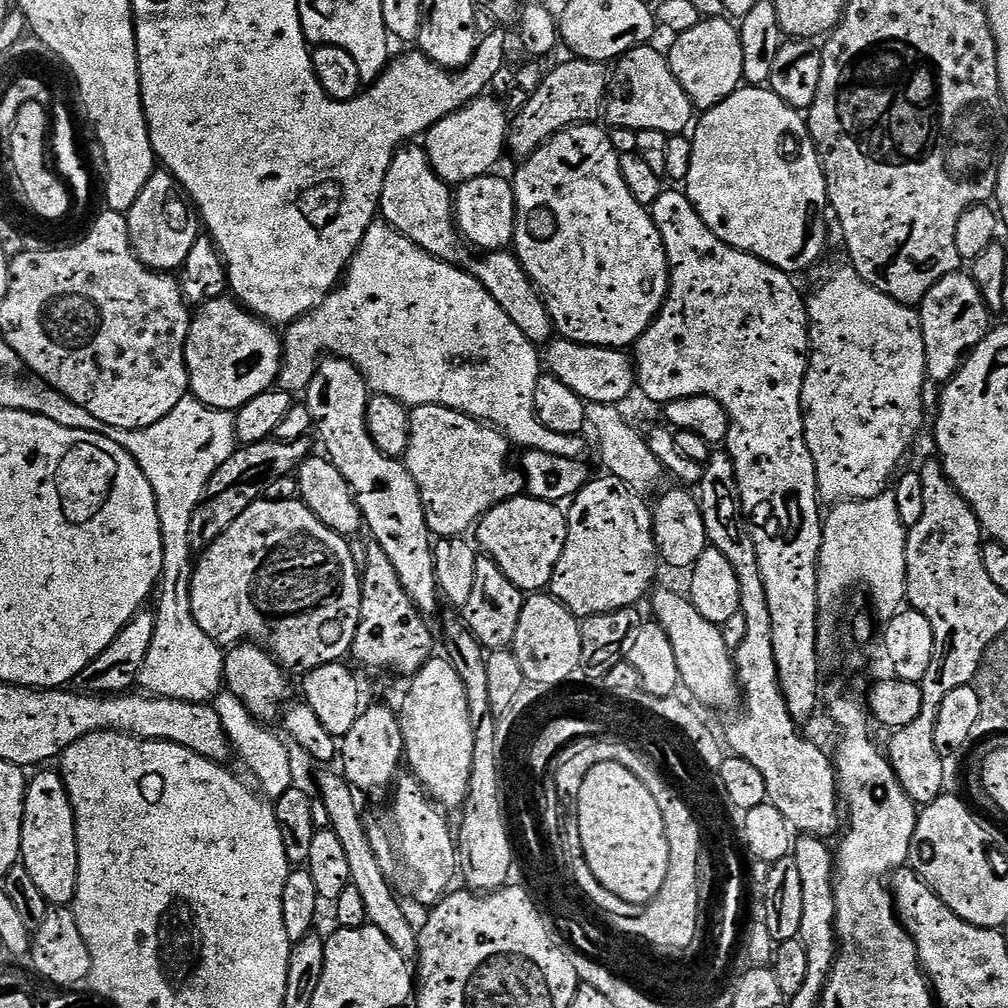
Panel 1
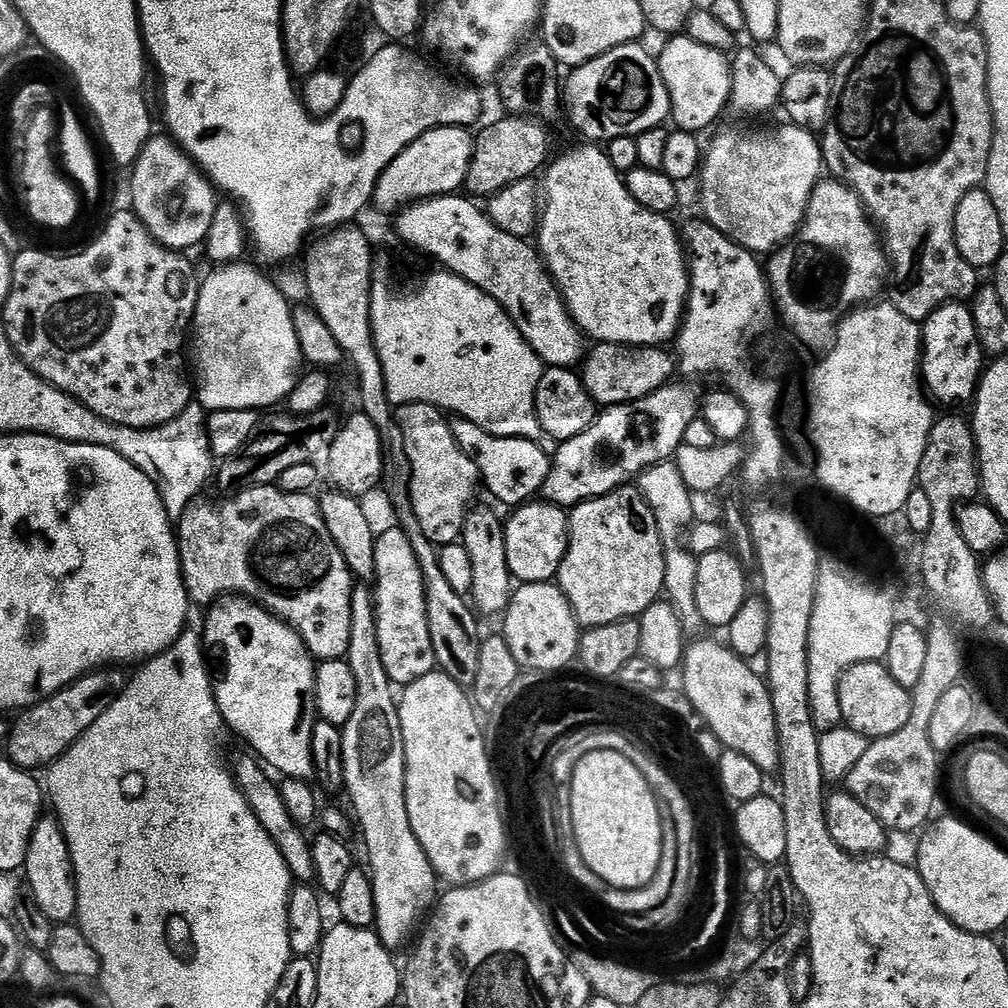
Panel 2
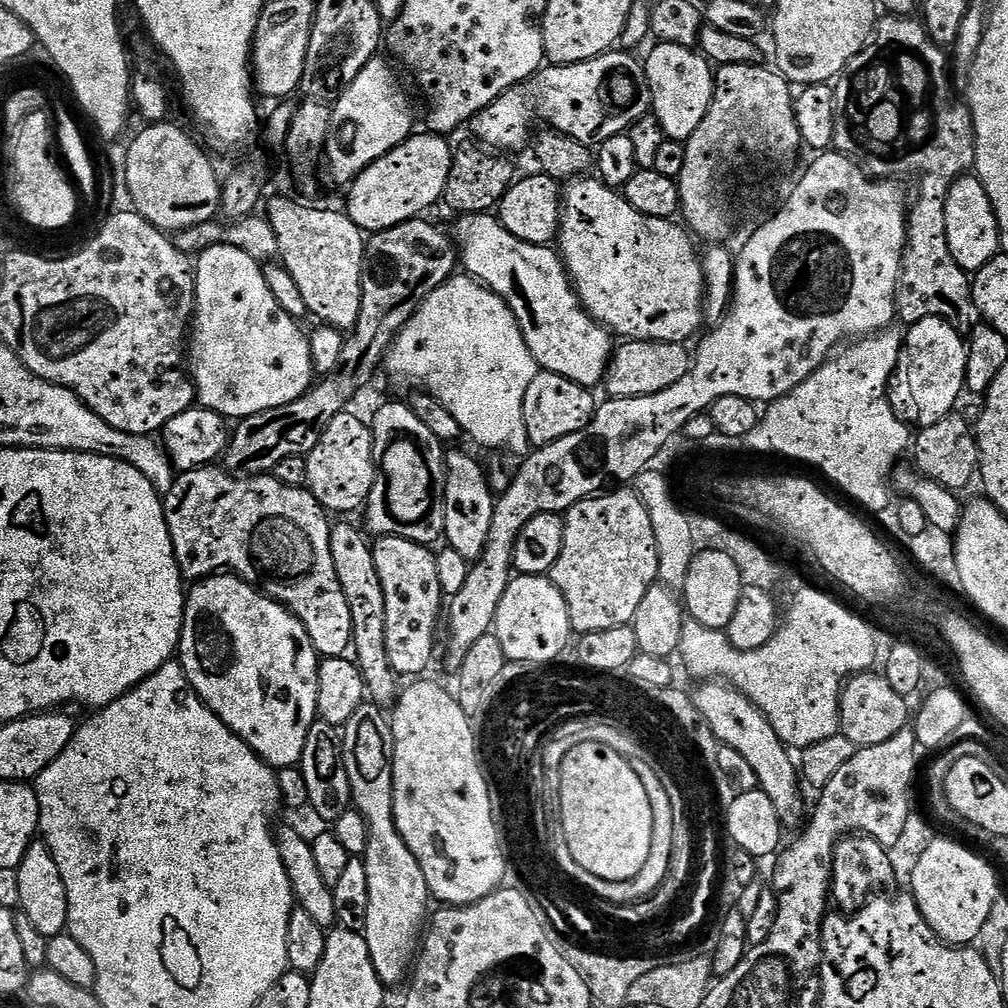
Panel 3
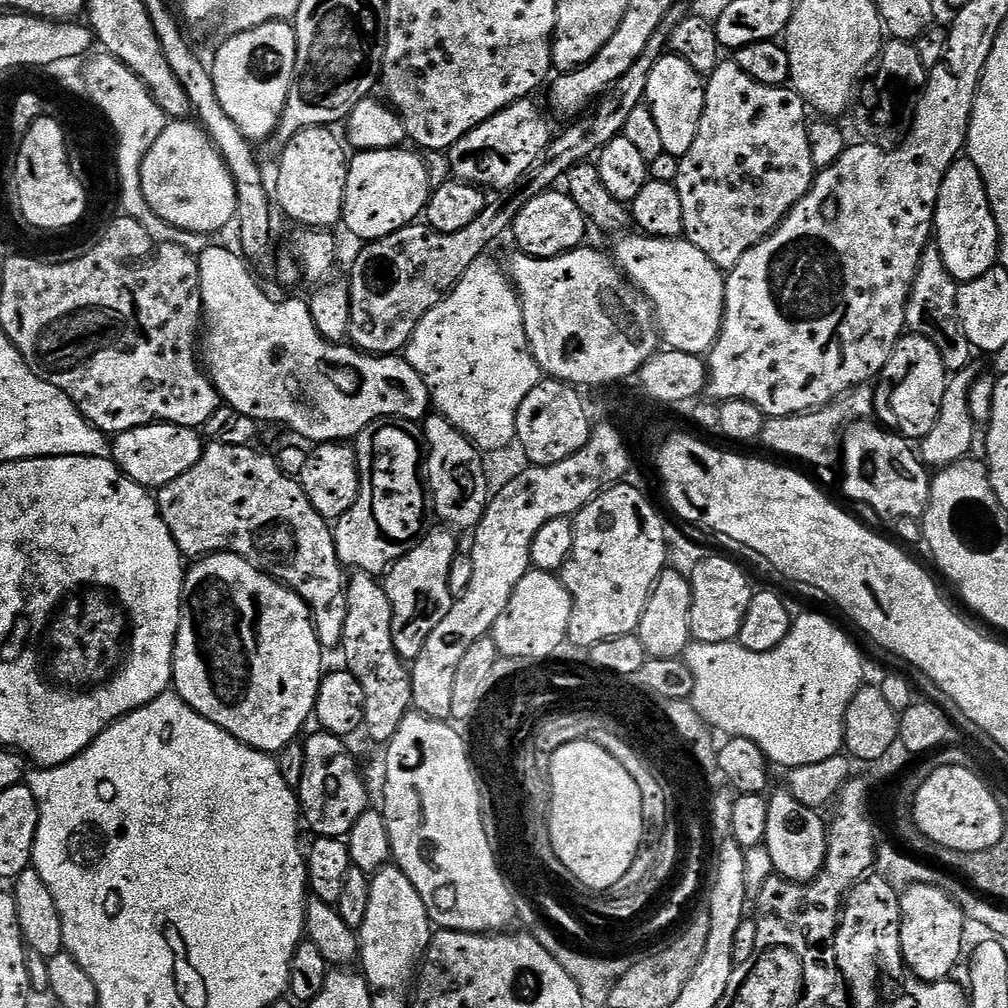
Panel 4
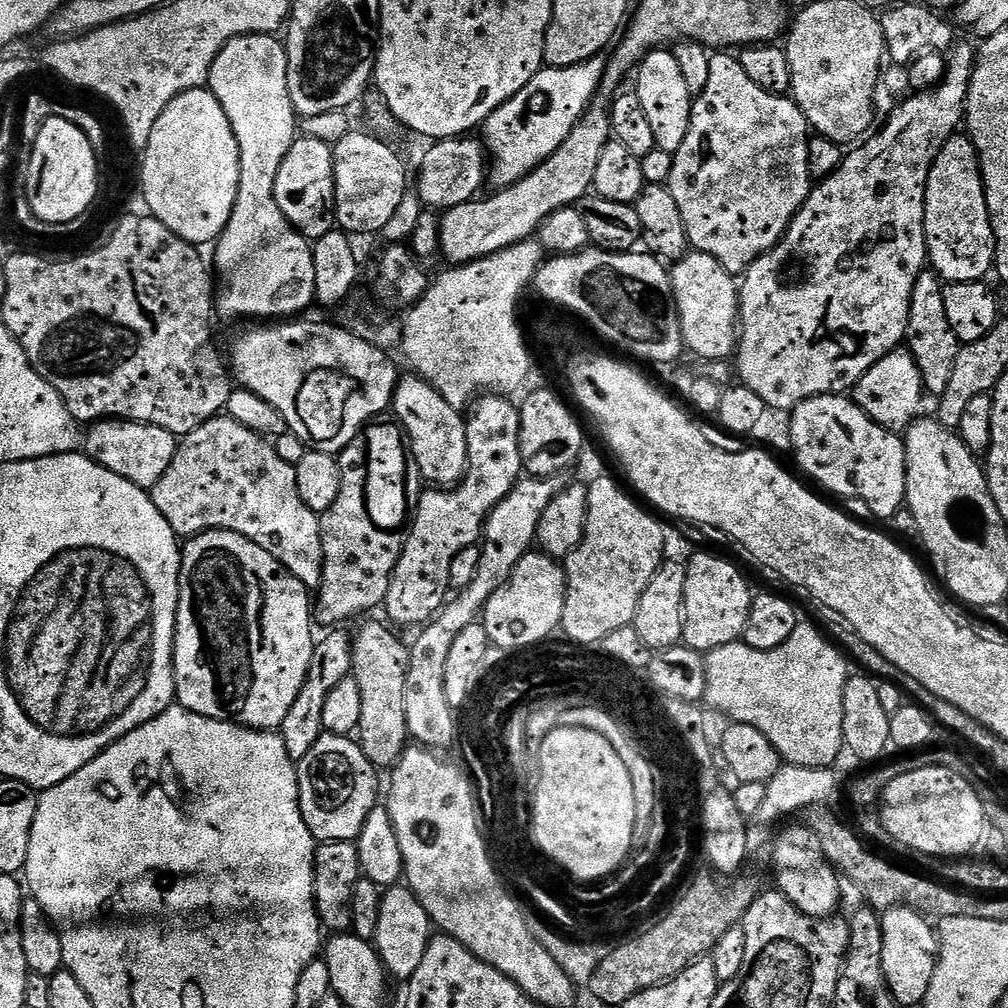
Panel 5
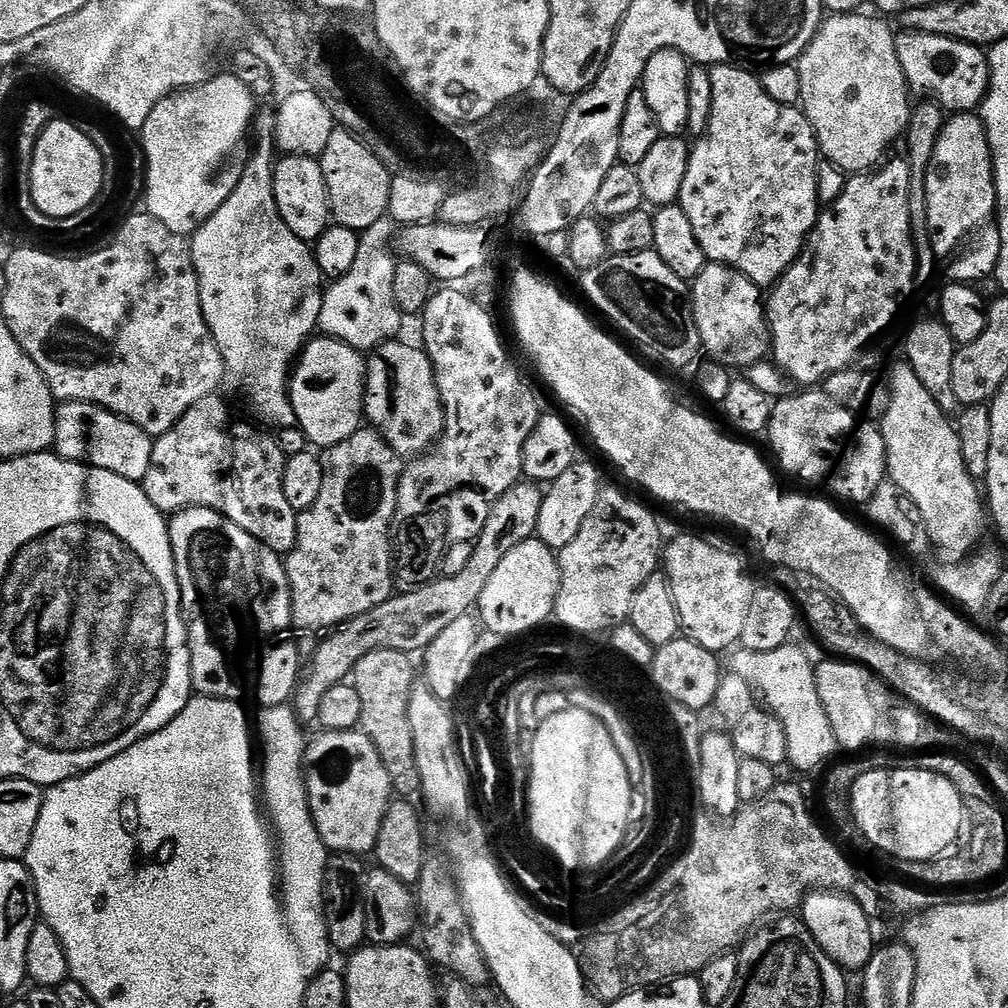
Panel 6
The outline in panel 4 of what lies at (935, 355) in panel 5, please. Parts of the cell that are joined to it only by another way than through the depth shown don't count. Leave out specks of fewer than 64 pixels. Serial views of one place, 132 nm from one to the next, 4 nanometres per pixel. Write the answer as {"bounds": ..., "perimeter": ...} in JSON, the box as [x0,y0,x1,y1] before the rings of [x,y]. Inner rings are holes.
{"bounds":[906,248,974,373],"perimeter":[[[925,248],[920,265],[916,271],[916,281],[912,283],[912,292],[908,296],[908,315],[906,324],[915,335],[930,338],[944,358],[944,365],[949,373],[965,371],[969,367],[974,349],[966,338],[966,330],[962,330],[958,310],[956,309],[956,289],[958,282],[946,270],[946,262],[942,262],[939,248]]]}

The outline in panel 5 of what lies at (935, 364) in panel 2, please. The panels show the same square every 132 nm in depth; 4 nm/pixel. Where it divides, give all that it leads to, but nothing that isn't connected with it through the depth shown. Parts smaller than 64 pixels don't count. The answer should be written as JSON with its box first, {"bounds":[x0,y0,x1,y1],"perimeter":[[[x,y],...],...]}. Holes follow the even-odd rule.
{"bounds":[854,350,926,434],"perimeter":[[[897,350],[886,354],[877,364],[870,366],[866,374],[855,386],[854,399],[857,406],[864,411],[878,426],[886,430],[903,434],[921,415],[920,407],[924,404],[926,389],[924,378],[920,373],[918,362],[911,351]]]}

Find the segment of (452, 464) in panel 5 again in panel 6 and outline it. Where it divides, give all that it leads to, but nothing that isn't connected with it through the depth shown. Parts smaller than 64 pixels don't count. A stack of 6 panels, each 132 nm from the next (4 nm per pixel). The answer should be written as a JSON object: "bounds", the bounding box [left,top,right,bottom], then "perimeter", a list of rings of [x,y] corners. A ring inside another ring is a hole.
{"bounds":[366,339,444,458],"perimeter":[[[392,339],[366,360],[366,420],[401,458],[423,456],[444,433],[444,404],[436,385],[432,363],[423,347]]]}

